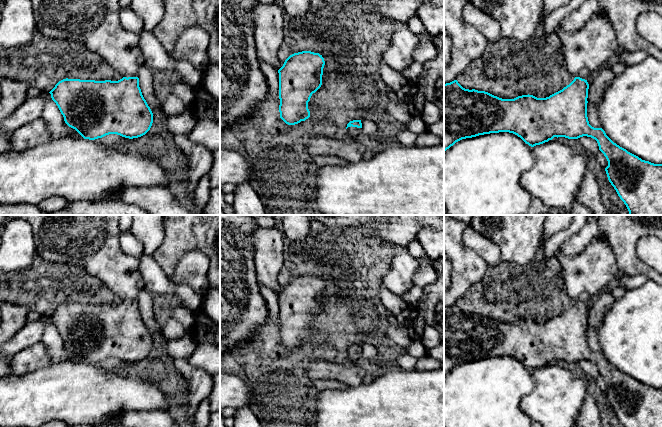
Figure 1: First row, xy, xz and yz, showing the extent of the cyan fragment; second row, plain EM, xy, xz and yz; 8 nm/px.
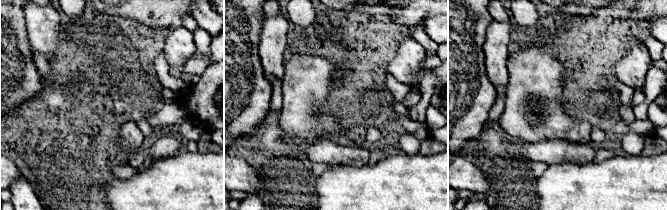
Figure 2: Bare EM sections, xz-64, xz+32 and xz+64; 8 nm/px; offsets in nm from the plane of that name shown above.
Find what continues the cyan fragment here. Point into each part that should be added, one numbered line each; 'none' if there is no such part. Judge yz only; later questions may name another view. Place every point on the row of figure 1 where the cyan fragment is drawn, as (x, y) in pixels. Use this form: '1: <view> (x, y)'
1: yz (585, 51)

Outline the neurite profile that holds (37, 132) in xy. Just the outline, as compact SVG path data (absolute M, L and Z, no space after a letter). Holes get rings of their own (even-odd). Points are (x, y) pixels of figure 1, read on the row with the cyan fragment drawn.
M38 118L11 133L11 150L24 151L44 144L52 139L47 122Z

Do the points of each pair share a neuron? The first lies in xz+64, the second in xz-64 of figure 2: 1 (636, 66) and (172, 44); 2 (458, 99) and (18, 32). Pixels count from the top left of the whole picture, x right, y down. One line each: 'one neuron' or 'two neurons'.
1: one neuron
2: one neuron

